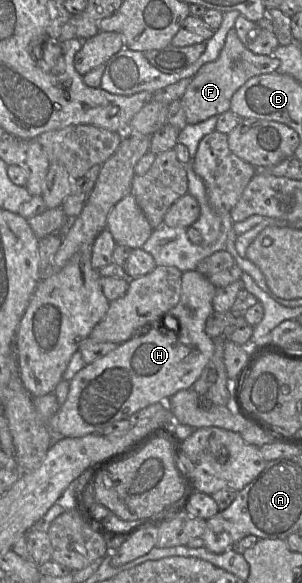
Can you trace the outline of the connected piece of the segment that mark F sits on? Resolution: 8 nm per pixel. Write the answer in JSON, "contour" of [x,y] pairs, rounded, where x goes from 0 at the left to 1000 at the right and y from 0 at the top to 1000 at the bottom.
{"contour":[[[765,50],[745,67],[722,99],[675,110],[632,134],[616,156],[596,168],[619,213],[669,209],[699,199],[762,190],[772,161],[828,134],[864,127],[914,123],[927,103],[901,94],[844,93],[818,84]]]}

